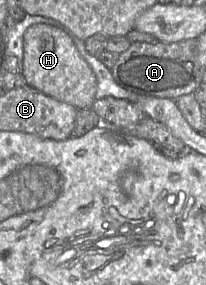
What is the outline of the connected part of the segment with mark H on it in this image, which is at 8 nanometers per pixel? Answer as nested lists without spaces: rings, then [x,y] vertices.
[[[37,23],[27,28],[23,37],[23,59],[20,72],[29,86],[60,102],[70,104],[76,109],[89,109],[96,100],[97,80],[93,70],[80,55],[73,40],[55,26]]]

